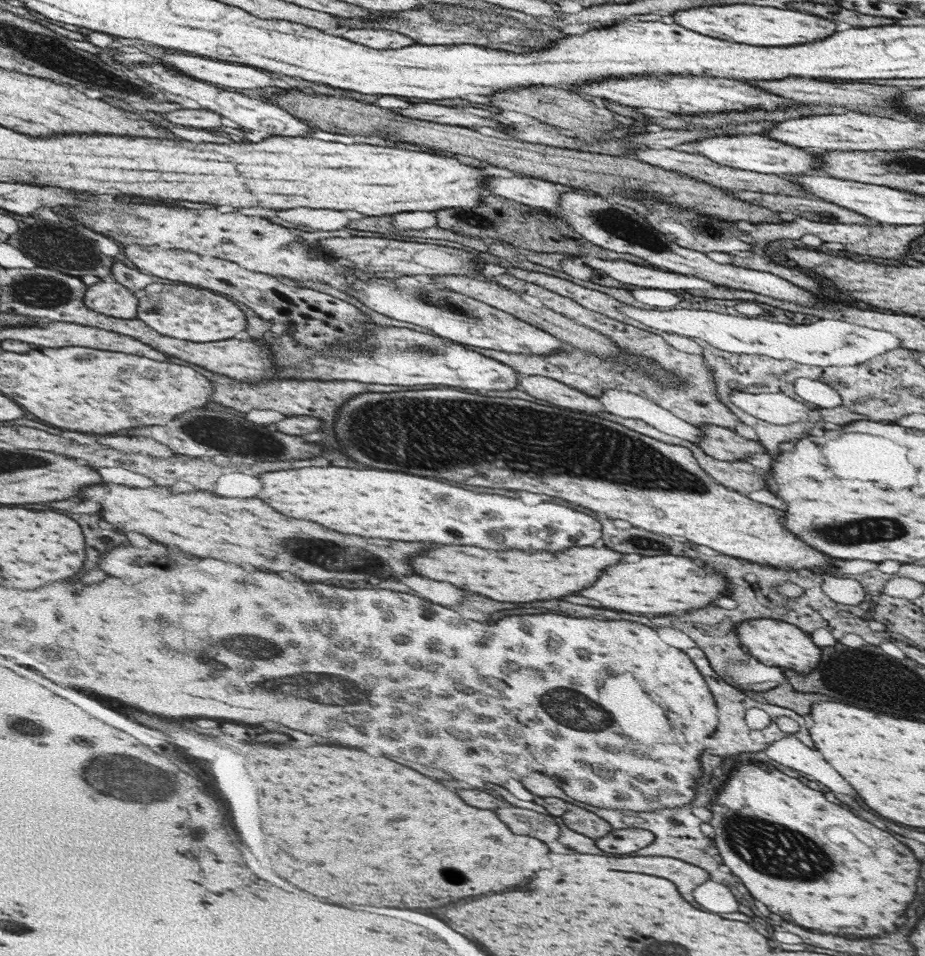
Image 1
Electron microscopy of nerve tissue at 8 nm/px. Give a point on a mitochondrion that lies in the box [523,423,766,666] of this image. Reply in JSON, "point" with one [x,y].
{"point":[642,544]}

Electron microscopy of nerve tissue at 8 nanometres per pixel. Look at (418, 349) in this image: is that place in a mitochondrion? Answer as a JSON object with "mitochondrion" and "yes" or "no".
{"mitochondrion":"yes"}

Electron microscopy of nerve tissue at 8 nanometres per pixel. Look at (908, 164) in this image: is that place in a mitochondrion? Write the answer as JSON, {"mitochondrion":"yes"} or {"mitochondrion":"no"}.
{"mitochondrion":"yes"}

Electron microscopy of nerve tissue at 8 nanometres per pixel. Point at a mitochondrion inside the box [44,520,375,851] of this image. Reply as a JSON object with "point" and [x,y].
{"point":[132,781]}

